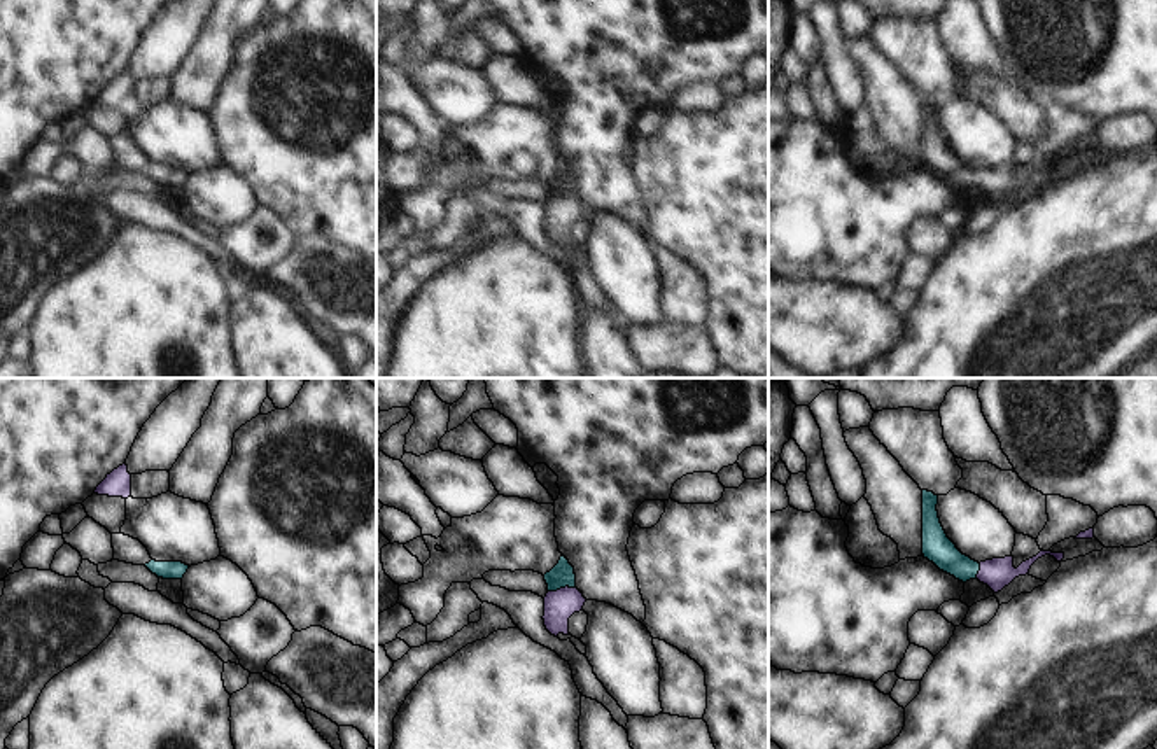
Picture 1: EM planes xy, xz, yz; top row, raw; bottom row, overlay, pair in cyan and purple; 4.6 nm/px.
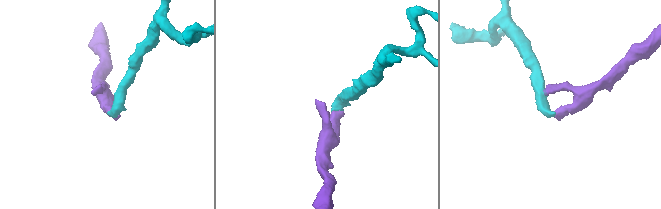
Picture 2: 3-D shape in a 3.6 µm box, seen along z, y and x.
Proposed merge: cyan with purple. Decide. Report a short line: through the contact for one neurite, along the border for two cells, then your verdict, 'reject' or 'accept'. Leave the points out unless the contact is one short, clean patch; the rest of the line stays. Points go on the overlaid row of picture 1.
line xz (562, 574), (560, 587), (559, 606); accept

